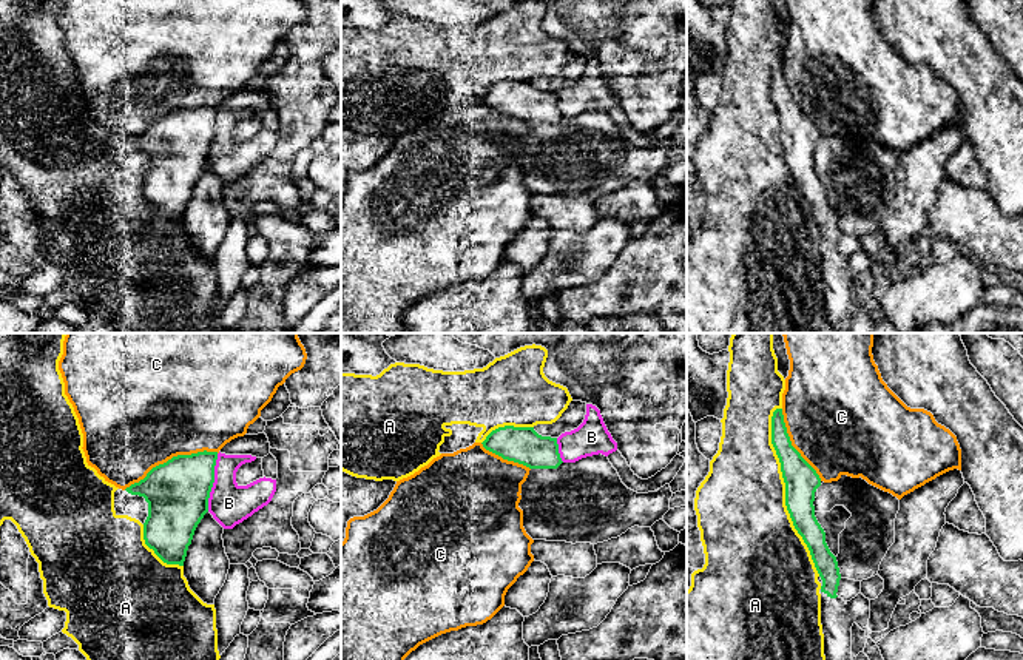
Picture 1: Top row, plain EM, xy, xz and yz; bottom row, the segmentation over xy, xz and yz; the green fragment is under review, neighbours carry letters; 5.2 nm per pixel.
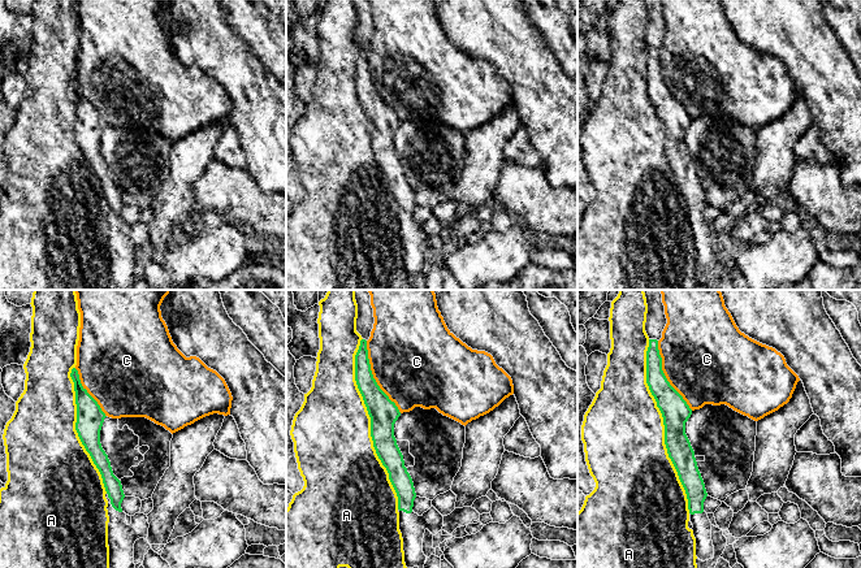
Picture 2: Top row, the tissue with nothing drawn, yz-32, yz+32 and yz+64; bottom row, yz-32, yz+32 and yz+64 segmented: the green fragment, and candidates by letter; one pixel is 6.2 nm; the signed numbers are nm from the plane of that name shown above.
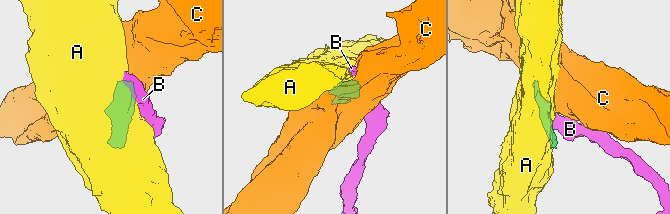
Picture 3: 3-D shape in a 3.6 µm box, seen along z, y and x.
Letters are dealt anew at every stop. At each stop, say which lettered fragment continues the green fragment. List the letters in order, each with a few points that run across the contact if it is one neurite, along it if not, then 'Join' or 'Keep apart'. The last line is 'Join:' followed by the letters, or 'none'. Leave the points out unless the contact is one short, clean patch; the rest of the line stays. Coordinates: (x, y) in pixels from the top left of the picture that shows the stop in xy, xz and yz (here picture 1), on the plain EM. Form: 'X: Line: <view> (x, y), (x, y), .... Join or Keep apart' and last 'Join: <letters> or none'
A: Keep apart
B: Line: xy (218, 108), (207, 165). Keep apart
C: Keep apart
Join: none

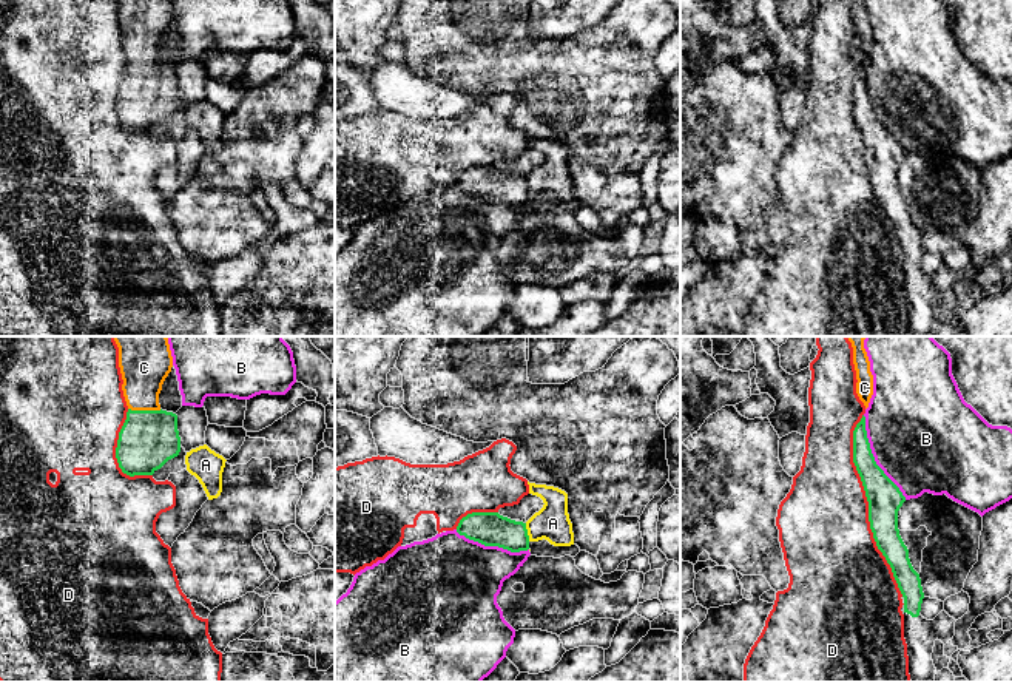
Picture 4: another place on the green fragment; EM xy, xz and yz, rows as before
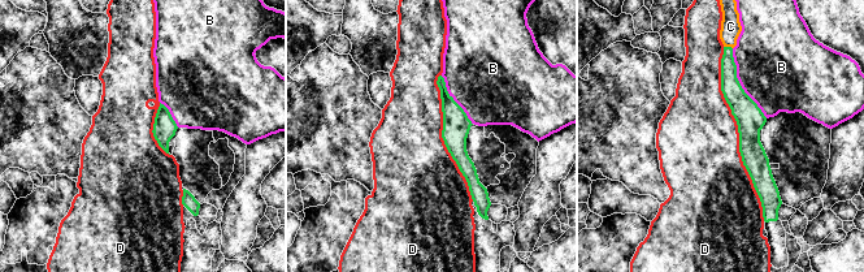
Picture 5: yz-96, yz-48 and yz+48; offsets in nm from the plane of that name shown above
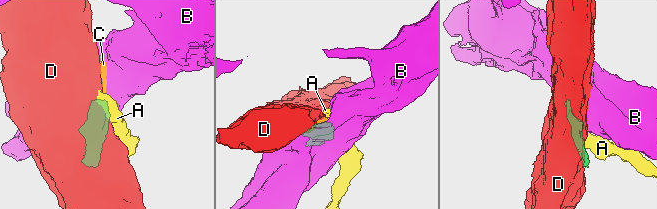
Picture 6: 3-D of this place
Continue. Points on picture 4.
A: Line: xz (525, 178), (529, 195). Keep apart
B: Keep apart
C: Line: xy (148, 93), (145, 65), (144, 23). Join
D: Keep apart
Join: C

